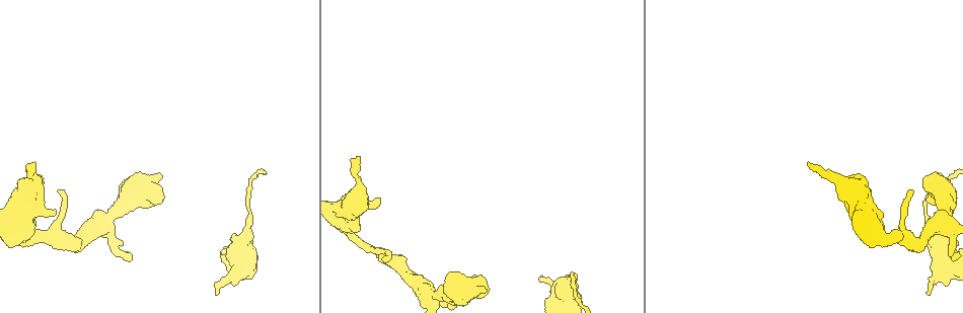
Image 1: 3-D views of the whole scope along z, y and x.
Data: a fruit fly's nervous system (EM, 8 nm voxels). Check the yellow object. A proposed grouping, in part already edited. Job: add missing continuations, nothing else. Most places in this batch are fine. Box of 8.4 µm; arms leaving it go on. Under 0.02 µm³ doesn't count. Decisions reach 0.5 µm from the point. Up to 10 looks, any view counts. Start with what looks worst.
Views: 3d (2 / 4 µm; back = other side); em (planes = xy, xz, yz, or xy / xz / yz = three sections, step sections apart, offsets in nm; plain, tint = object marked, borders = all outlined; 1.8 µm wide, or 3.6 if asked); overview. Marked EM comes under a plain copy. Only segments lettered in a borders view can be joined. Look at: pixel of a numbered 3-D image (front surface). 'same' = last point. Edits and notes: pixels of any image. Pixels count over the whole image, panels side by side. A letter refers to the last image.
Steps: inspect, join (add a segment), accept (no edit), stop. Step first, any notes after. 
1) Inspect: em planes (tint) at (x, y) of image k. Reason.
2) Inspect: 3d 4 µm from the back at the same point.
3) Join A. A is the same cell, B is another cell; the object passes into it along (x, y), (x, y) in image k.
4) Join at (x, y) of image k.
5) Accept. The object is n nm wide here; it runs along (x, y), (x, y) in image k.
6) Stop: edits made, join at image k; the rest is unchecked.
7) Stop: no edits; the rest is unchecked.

Inspect: 3d 2 µm from the back at (360, 159) of image 1.

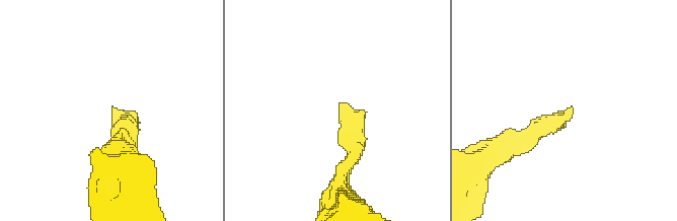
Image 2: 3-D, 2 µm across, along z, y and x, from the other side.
Inspect: em xy step 16 (borders) at (570, 108) of image 2. Now the EM.

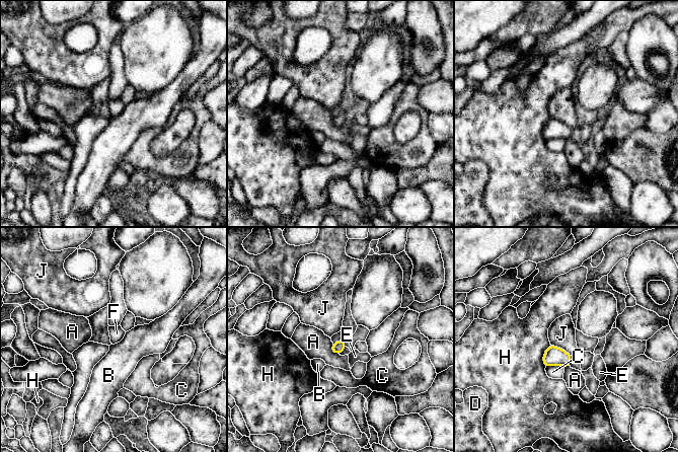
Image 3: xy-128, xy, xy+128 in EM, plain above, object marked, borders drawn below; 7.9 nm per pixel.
Inspect: em planes (borders) at the same point.

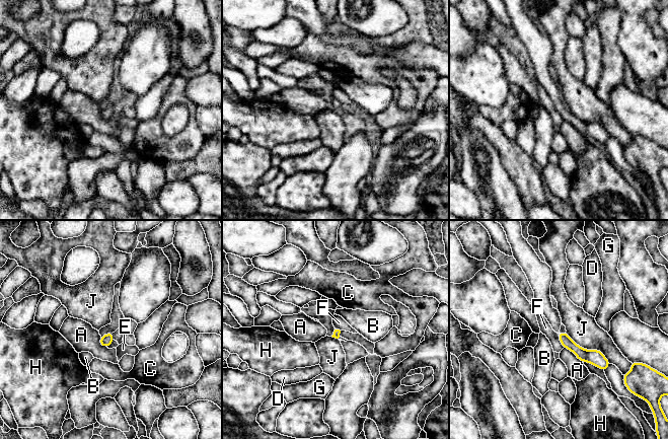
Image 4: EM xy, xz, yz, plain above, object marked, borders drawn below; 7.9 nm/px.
Accept. A, B, C, D, E, F, G, H and J are other cells; it runs along (561, 335), (583, 355), (606, 363) in image 4; none of them fits.

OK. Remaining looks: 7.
Inspect: em yz step 16 (tint) at (930, 293) of image 1. Branch stops here.

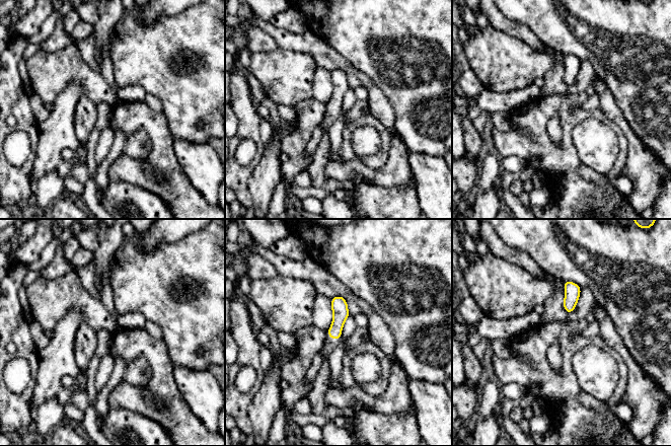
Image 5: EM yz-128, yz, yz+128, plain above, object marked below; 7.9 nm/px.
Inspect: em planes (borders) at the same point.

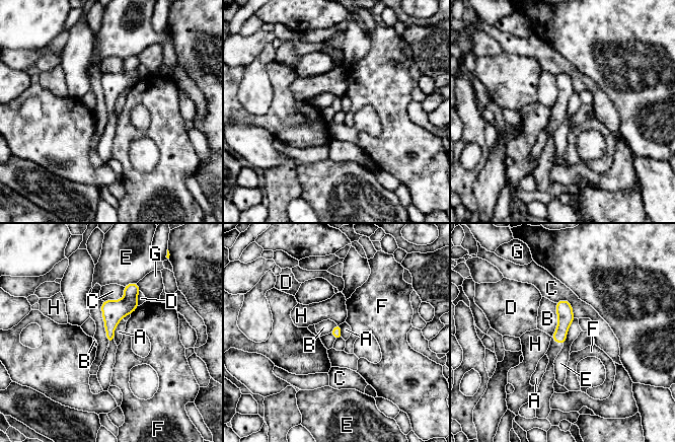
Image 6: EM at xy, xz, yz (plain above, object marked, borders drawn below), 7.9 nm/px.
Accept. The longest contact is with B, 280 nm; A, B, C, D, E, F, G and H are other cells; it runs along (134, 285), (109, 339) in image 6; no lettered segment goes on from it.

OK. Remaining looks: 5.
Inspect: em xz step 4 (borders) at (910, 189) of image 1. Thin end.

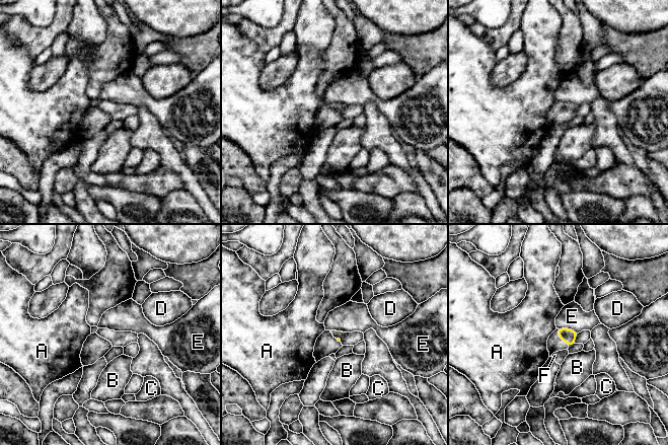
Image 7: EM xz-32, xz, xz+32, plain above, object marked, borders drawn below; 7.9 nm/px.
Inspect: em planes (borders) at the same point.

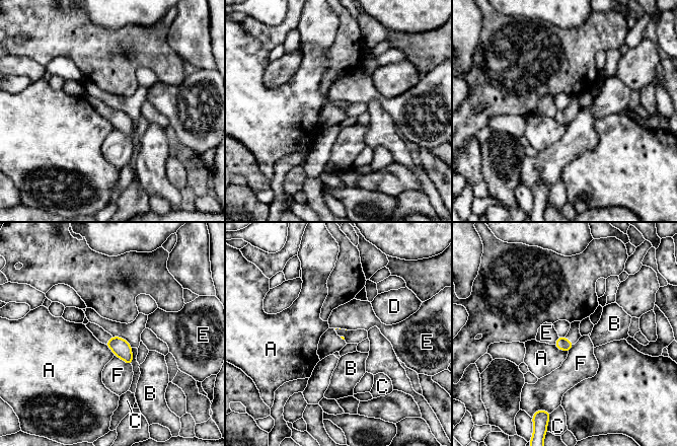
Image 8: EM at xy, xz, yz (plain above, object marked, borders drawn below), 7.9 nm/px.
Accept. The longest contact is with F, 160 nm; A, B, C, D, E and F are other cells; a border runs along (558, 337), (553, 344) in image 8; none of them fits.

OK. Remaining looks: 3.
Inspect: em xy step 16 (tint) at (249, 215) of image 1. Thick turns thin.

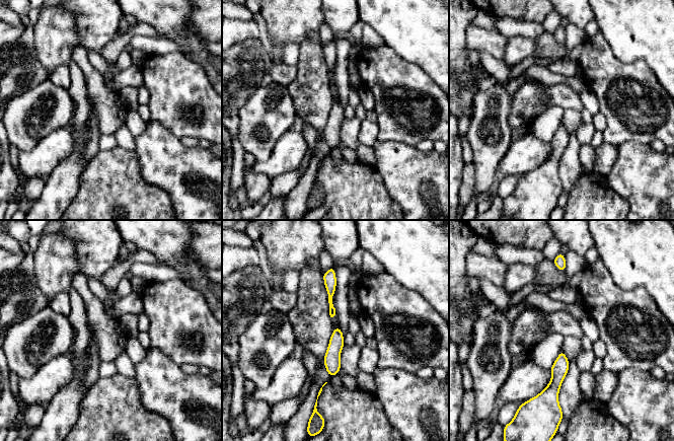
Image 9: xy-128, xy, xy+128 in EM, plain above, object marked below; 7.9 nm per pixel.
Inspect: em planes (borders) at the same point. Cut it another way.

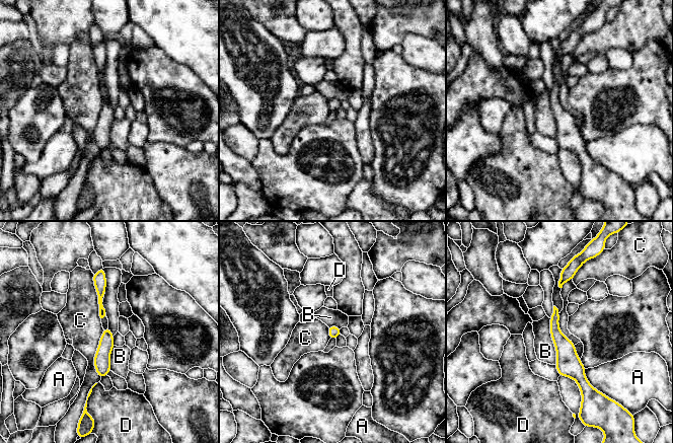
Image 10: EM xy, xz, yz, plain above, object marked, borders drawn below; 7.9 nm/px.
Accept. The object is 90 nm wide here; the longest contact is with C, 400 nm; A, B, C and D are other cells; none of them fits.

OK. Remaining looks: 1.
Stop: no edits; the rest is unchecked.

